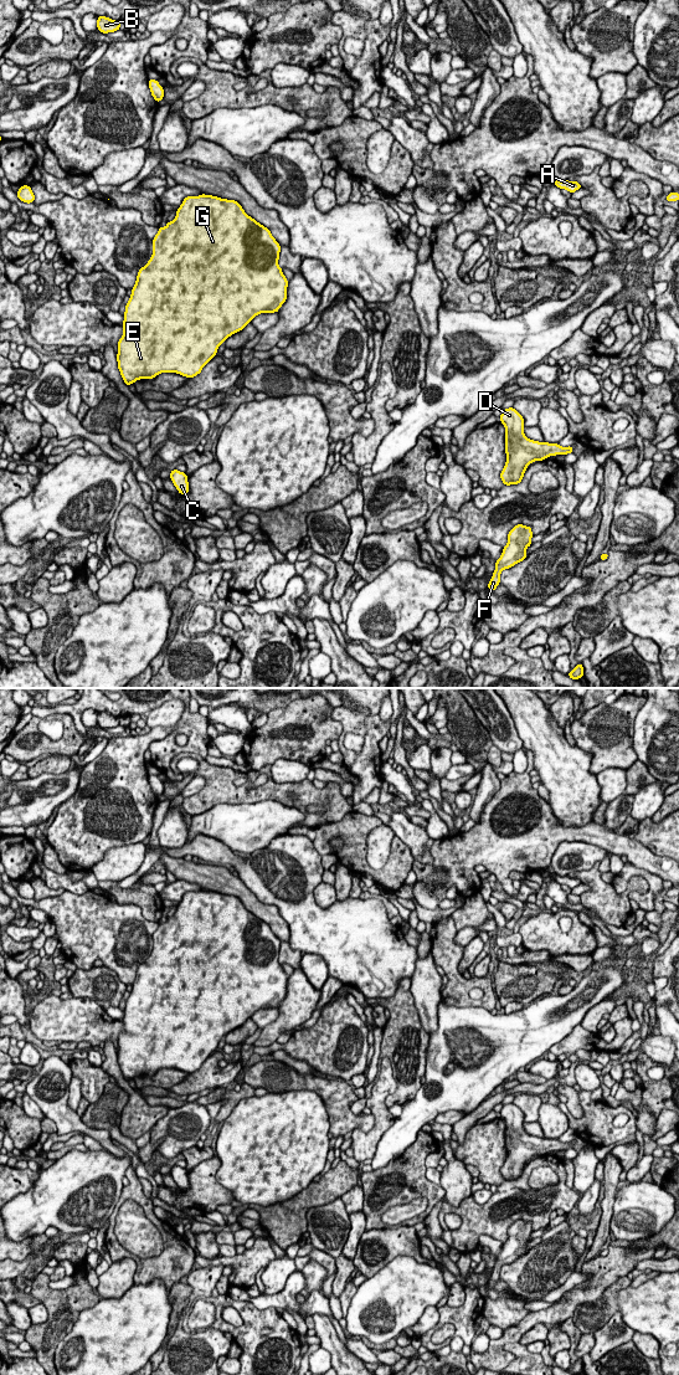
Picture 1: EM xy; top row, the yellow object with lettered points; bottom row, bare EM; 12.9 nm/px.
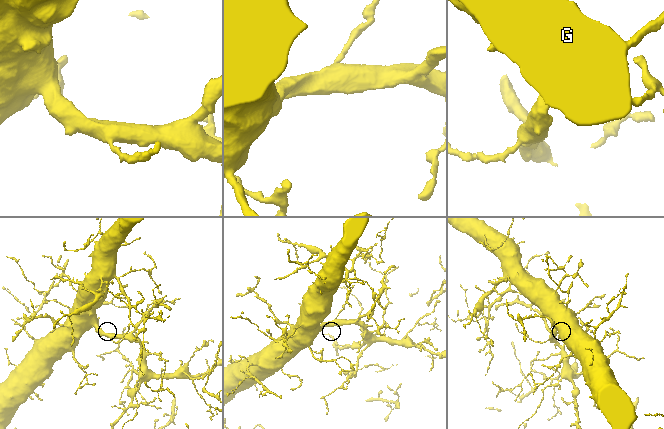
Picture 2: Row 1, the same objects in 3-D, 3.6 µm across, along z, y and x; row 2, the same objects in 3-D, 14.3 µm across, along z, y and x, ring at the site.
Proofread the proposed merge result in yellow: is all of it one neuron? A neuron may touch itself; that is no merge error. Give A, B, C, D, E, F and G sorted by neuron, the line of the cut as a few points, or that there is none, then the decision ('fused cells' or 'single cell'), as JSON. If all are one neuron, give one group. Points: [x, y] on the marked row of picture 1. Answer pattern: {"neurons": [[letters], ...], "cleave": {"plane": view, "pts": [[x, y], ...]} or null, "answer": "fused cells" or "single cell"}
{"neurons": [["A", "B", "C", "D", "E", "F", "G"]], "cleave": null, "answer": "single cell"}

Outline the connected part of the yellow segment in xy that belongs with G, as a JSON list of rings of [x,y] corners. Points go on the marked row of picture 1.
[[[201,194],[186,196],[176,216],[159,227],[153,238],[153,255],[138,272],[125,306],[123,335],[118,342],[118,369],[129,386],[161,373],[194,378],[217,354],[218,347],[242,330],[261,313],[278,313],[287,301],[288,279],[278,265],[281,245],[271,231],[248,216],[235,200]]]

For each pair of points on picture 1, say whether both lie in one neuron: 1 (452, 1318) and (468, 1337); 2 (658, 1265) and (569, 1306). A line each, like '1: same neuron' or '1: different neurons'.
1: same neuron
2: different neurons

